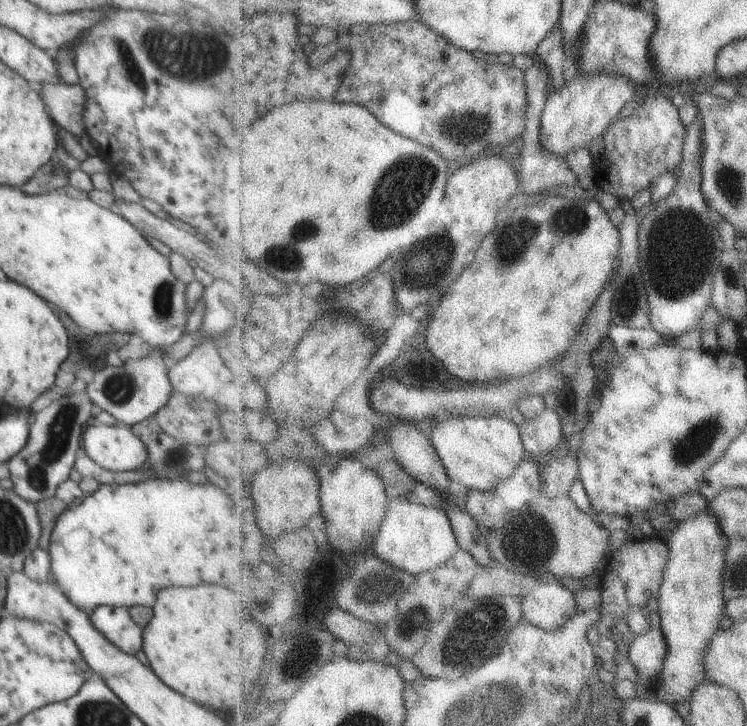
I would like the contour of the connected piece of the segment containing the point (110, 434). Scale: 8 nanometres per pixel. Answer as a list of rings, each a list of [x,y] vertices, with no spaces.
[[[89,424],[82,434],[86,455],[106,470],[124,472],[139,470],[148,461],[145,443],[132,427],[124,424]]]

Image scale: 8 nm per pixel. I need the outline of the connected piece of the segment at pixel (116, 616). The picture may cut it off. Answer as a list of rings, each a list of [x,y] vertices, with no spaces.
[[[102,605],[89,614],[92,624],[117,648],[130,655],[142,649],[143,630],[125,607]]]

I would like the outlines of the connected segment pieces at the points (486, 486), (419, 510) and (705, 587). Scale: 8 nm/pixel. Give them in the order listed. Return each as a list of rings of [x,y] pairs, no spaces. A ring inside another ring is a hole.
[[[449,416],[441,419],[431,440],[455,485],[470,490],[495,490],[502,482],[512,478],[528,458],[521,427],[510,421],[508,416]]]
[[[407,496],[390,500],[387,520],[382,526],[373,553],[396,567],[404,568],[413,575],[434,570],[447,564],[462,551],[457,529],[446,509],[436,509],[411,502]]]
[[[708,504],[702,512],[694,514],[692,518],[683,522],[676,522],[675,528],[670,535],[669,538],[669,546],[671,549],[671,558],[670,563],[668,564],[668,569],[665,573],[665,582],[661,589],[661,597],[659,599],[660,602],[660,614],[662,617],[662,626],[664,633],[666,634],[668,645],[669,645],[669,656],[665,663],[664,673],[662,674],[661,678],[664,680],[666,685],[660,686],[660,688],[655,688],[652,686],[657,692],[660,699],[667,698],[667,694],[672,695],[675,702],[673,703],[674,706],[677,708],[678,703],[685,703],[686,701],[690,702],[692,700],[693,692],[697,690],[706,680],[706,654],[708,654],[708,648],[713,640],[714,634],[716,630],[718,630],[718,626],[720,626],[720,622],[722,622],[722,606],[724,606],[724,602],[722,602],[722,584],[723,584],[723,571],[722,568],[725,568],[725,560],[726,556],[728,555],[728,549],[730,541],[727,538],[727,535],[723,532],[721,526],[719,525],[718,518],[713,514],[706,510],[708,510]]]

